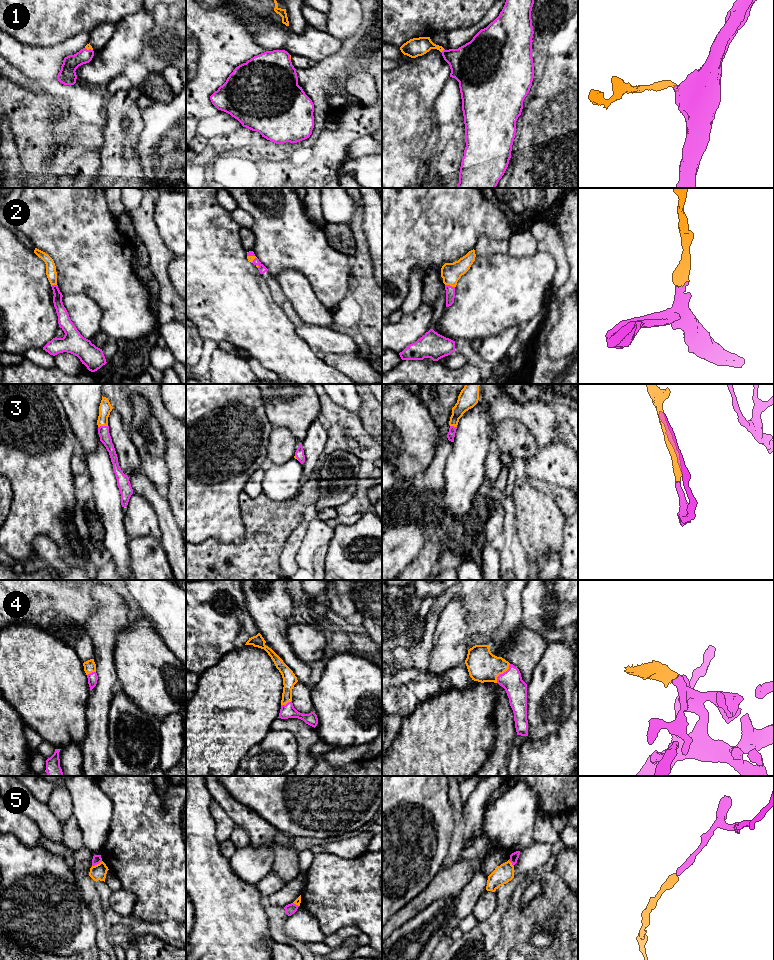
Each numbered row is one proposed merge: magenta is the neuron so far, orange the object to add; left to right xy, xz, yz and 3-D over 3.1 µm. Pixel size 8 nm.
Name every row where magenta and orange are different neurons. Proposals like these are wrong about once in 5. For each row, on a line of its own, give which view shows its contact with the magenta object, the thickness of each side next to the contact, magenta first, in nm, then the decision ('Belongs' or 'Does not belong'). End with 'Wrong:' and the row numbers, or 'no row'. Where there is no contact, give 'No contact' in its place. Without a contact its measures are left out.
1: Touches magenta in yz. Thickness 320 nm (magenta) against 150 nm. Belongs
2: Touches magenta in yz. Thickness 80 nm (magenta) against 160 nm. Belongs
3: Touches magenta in xy. Thickness 90 nm (magenta) against 100 nm. Belongs
4: Touches magenta in yz. Thickness 170 nm (magenta) against 240 nm. Belongs
5: Touches magenta in xy. Thickness 70 nm (magenta) against 130 nm. Does not belong
Wrong: 5

